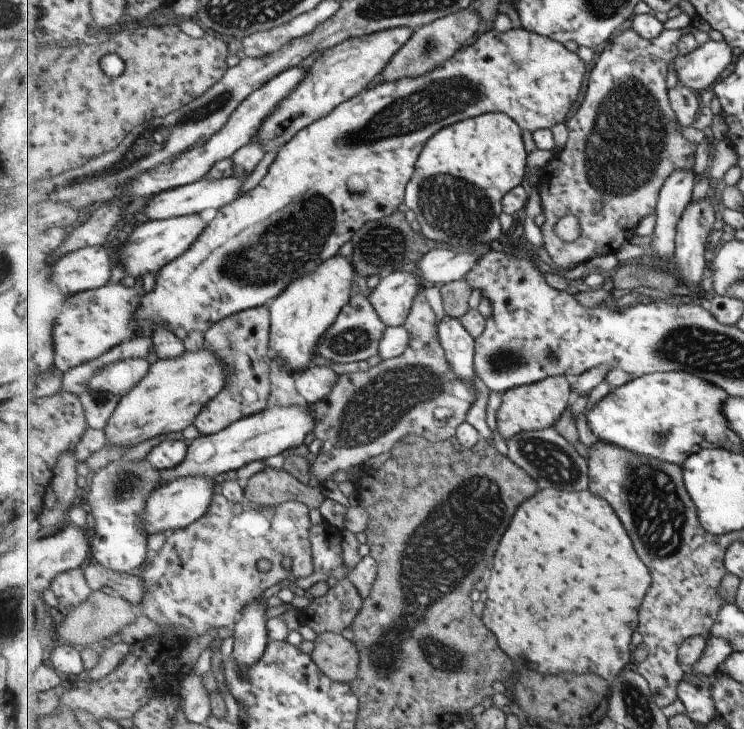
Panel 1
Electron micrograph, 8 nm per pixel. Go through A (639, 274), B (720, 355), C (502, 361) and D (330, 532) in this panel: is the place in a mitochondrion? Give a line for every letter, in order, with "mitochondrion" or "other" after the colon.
A: mitochondrion
B: mitochondrion
C: mitochondrion
D: other

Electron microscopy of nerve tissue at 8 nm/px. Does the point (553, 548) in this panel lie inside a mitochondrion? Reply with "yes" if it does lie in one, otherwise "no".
no

